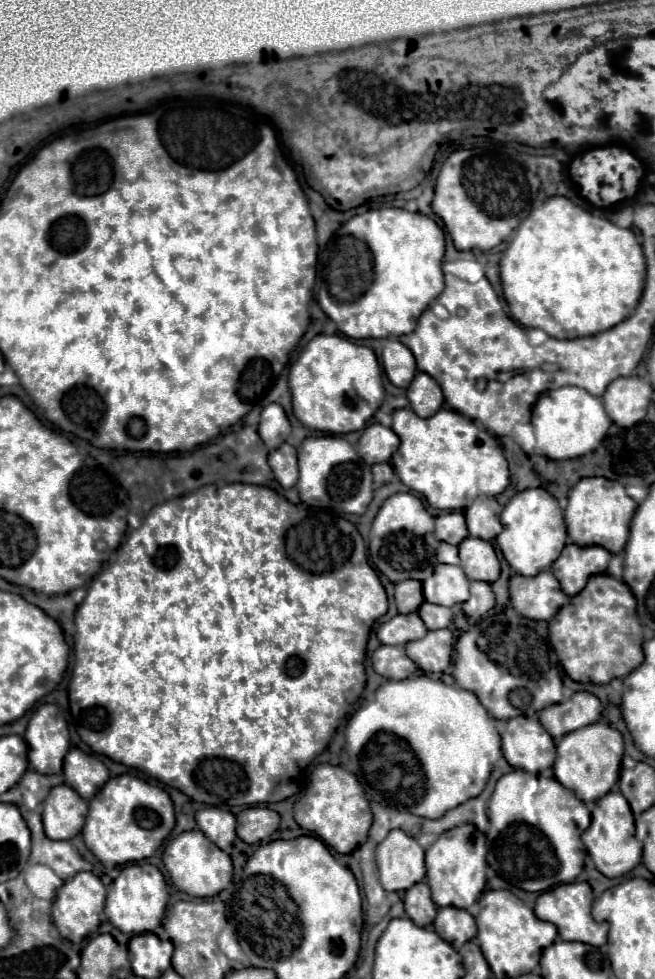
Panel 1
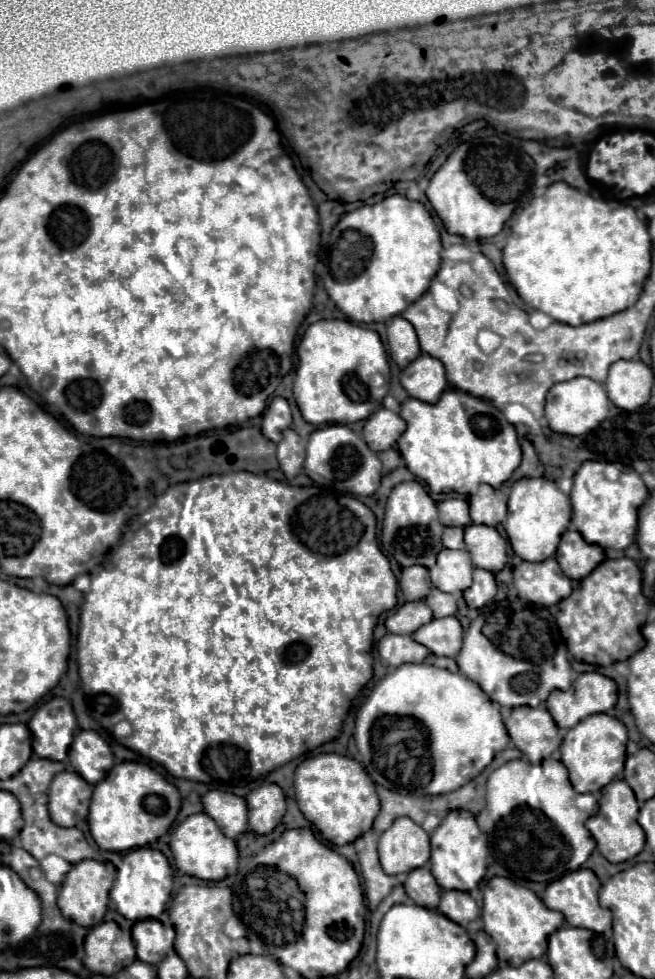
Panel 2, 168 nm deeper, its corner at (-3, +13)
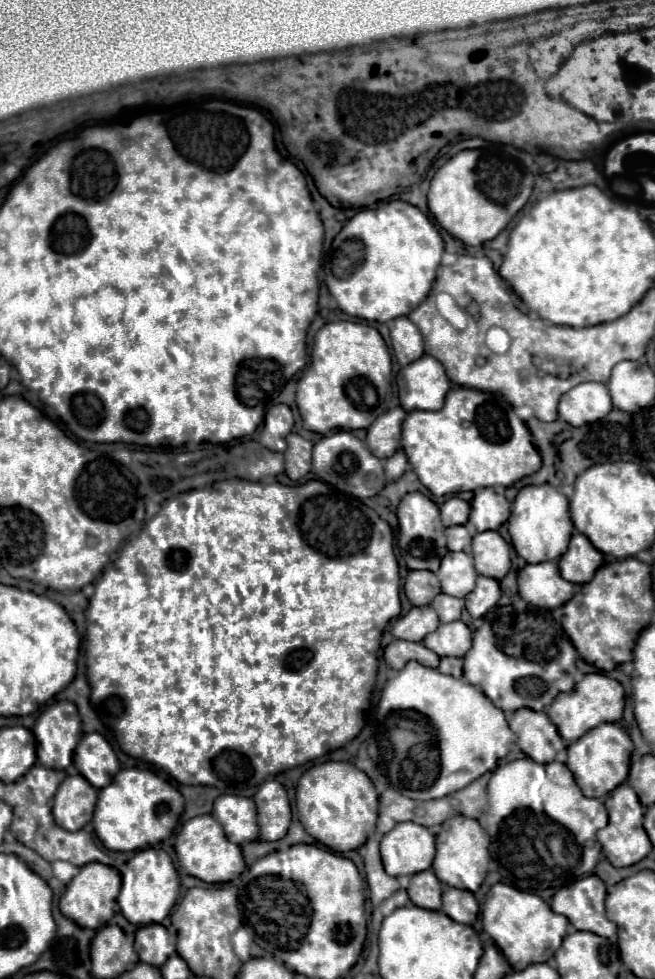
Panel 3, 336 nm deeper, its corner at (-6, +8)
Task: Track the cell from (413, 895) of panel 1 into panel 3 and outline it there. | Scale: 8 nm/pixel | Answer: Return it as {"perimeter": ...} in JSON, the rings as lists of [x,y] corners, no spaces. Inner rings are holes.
{"perimeter":[[[432,869],[416,873],[410,877],[410,887],[408,887],[408,897],[414,905],[422,909],[440,909],[440,897],[442,897],[442,885],[438,883],[436,875]]]}

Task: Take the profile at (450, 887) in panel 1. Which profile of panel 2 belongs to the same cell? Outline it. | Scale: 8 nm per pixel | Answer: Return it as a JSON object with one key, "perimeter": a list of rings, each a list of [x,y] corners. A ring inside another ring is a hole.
{"perimeter":[[[451,810],[443,822],[437,826],[437,830],[431,834],[431,872],[435,874],[435,880],[445,890],[463,890],[469,892],[477,888],[481,878],[485,876],[488,866],[490,847],[487,834],[479,830],[475,816],[465,810]]]}

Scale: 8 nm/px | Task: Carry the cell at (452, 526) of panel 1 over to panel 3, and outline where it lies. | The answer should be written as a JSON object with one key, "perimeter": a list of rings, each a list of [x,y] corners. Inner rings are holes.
{"perimeter":[[[452,497],[440,507],[440,513],[442,513],[442,525],[444,527],[466,525],[468,515],[470,515],[470,503],[466,503],[466,501],[458,499],[458,497]]]}

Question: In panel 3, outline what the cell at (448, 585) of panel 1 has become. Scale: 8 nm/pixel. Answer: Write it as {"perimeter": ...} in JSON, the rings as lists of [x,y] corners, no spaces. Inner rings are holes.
{"perimeter":[[[450,551],[442,559],[442,565],[436,571],[436,577],[442,585],[442,593],[454,595],[454,597],[466,597],[474,589],[474,581],[478,573],[474,571],[472,555]]]}

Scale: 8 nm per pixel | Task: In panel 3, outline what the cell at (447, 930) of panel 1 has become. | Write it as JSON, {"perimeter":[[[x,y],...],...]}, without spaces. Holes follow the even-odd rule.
{"perimeter":[[[446,889],[442,893],[442,911],[456,923],[472,925],[478,917],[478,903],[470,891]]]}

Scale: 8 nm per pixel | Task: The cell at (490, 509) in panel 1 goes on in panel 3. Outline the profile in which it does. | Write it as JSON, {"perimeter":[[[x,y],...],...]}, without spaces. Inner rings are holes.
{"perimeter":[[[492,487],[478,489],[474,493],[470,507],[470,523],[476,527],[476,531],[498,529],[510,517],[510,503]]]}

